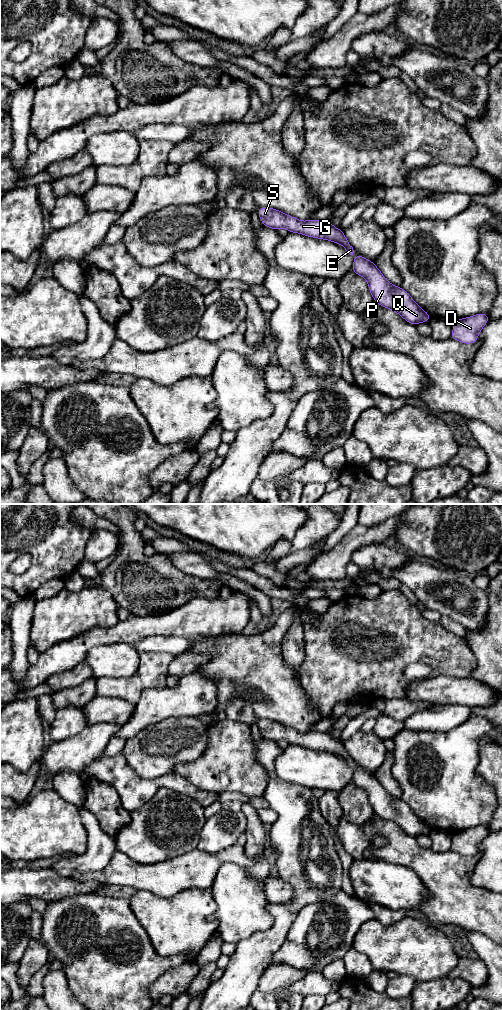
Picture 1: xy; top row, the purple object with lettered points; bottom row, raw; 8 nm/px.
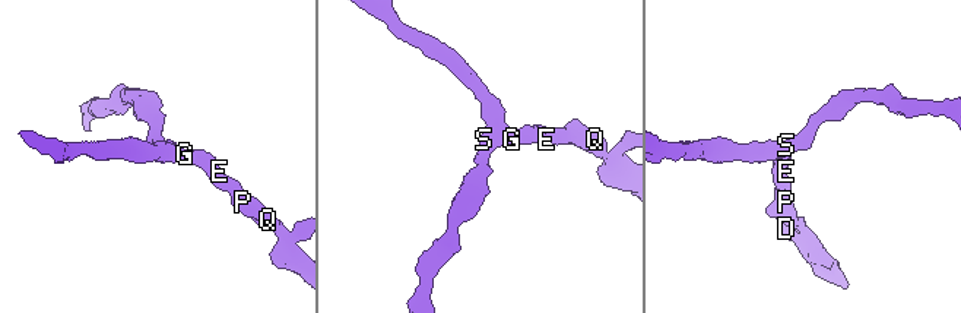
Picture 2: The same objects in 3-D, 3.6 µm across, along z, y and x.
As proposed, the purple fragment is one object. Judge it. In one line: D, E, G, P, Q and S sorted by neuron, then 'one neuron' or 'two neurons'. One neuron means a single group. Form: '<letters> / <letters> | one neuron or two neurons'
D E G P Q S | one neuron

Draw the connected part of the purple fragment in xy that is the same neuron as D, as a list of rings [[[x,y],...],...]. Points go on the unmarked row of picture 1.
[[[486,825],[460,830],[454,833],[450,850],[464,856],[474,856],[478,852],[480,843],[489,832],[490,829]]]

